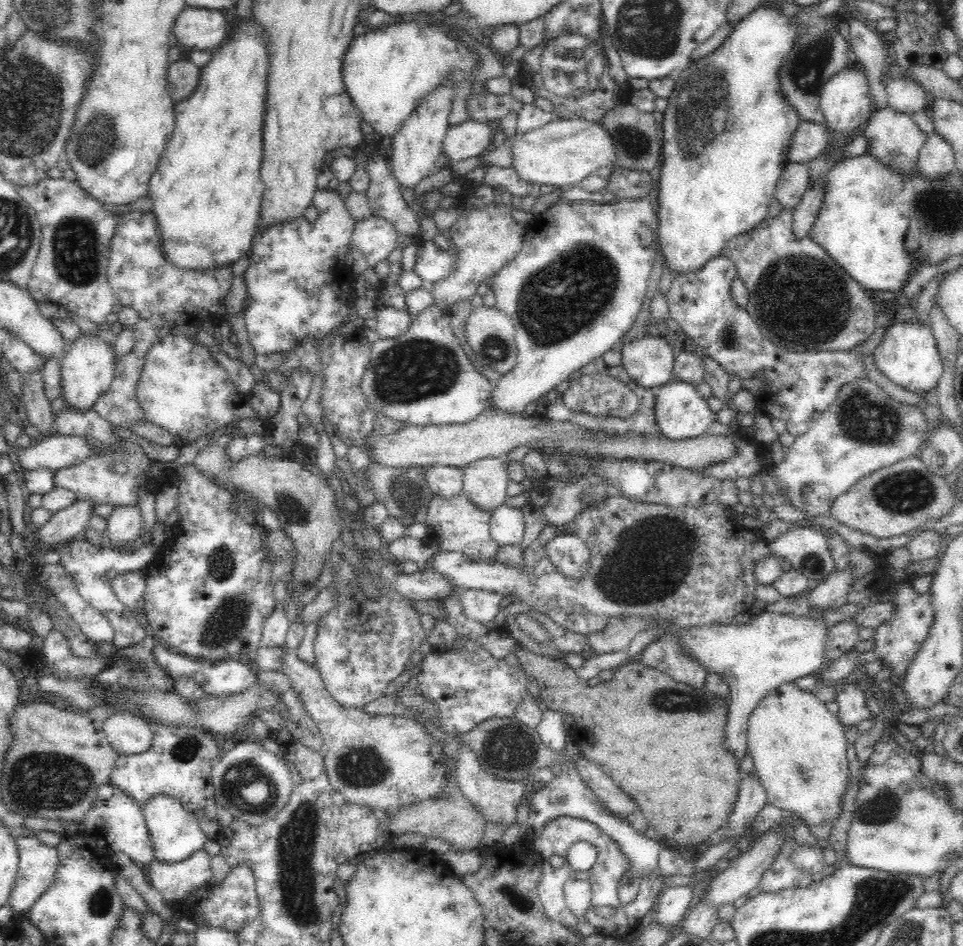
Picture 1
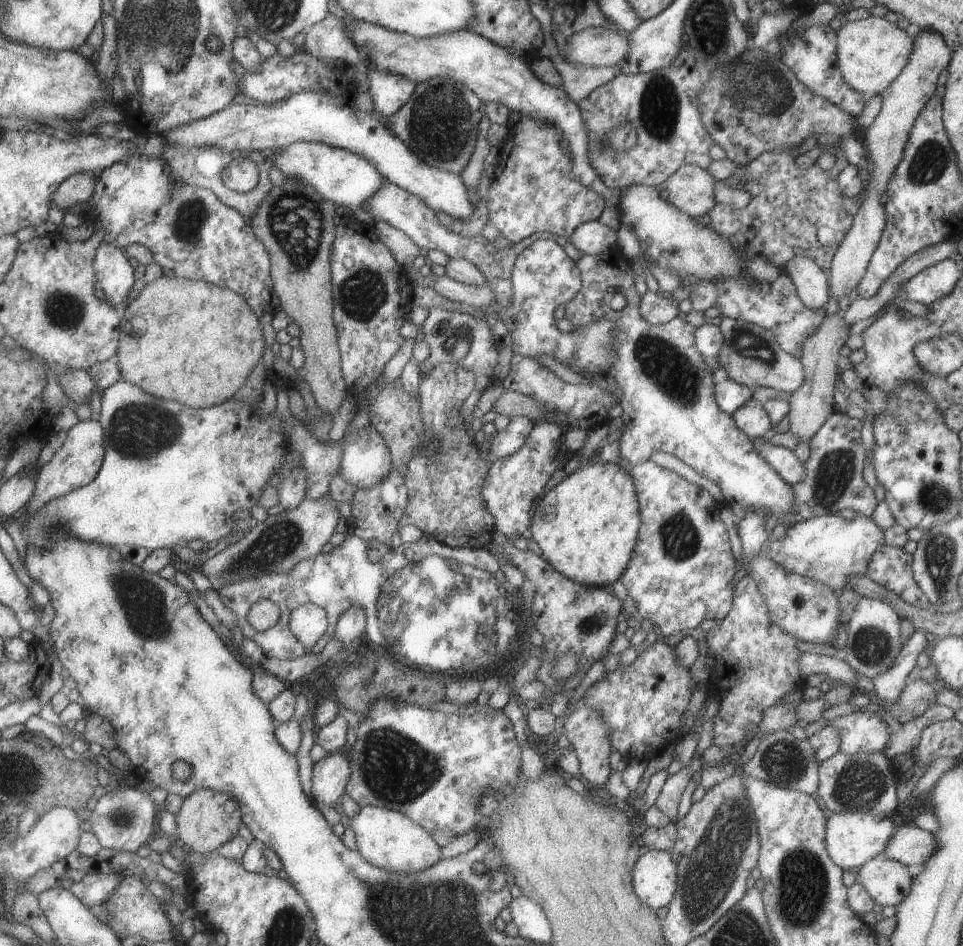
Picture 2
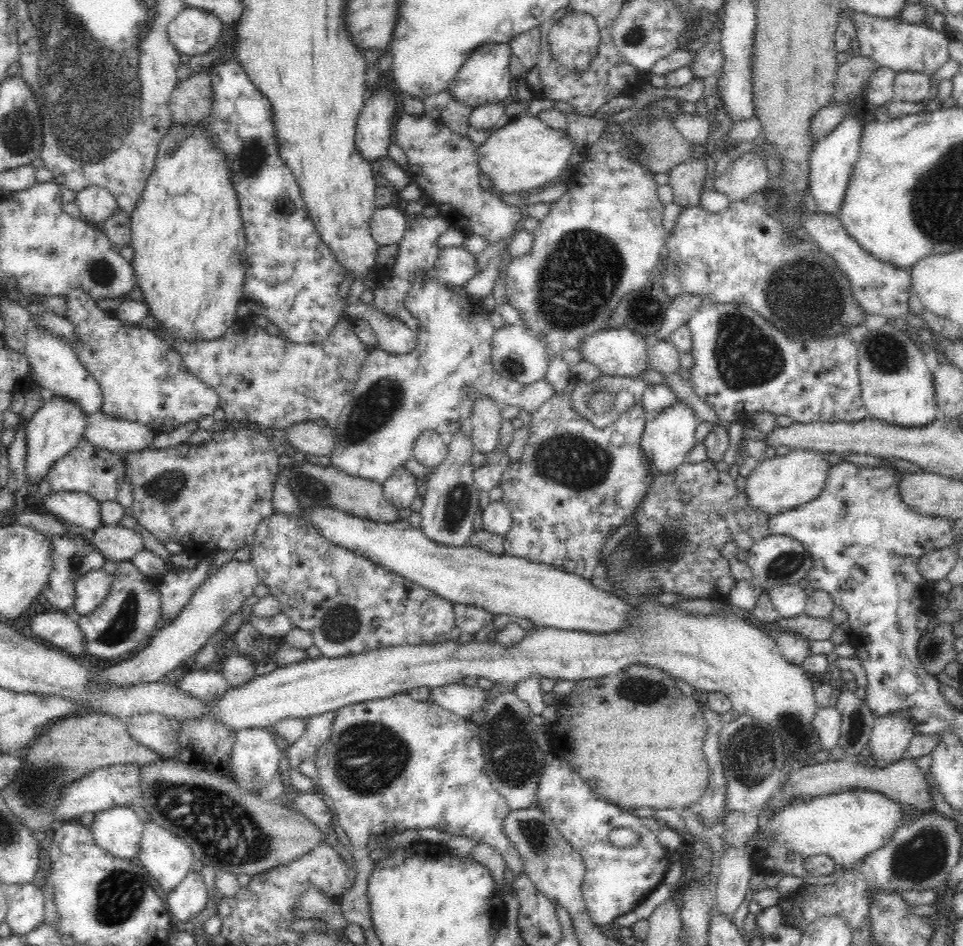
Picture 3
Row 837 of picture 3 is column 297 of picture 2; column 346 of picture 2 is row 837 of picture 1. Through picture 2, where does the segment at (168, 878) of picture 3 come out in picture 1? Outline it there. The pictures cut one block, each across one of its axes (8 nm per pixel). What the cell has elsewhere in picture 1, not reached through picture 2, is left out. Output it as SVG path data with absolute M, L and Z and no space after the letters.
M158 794L142 805L145 823L150 833L150 839L152 839L155 860L174 864L190 858L194 852L204 849L207 838L200 828L197 814L186 809L181 801L166 794Z

